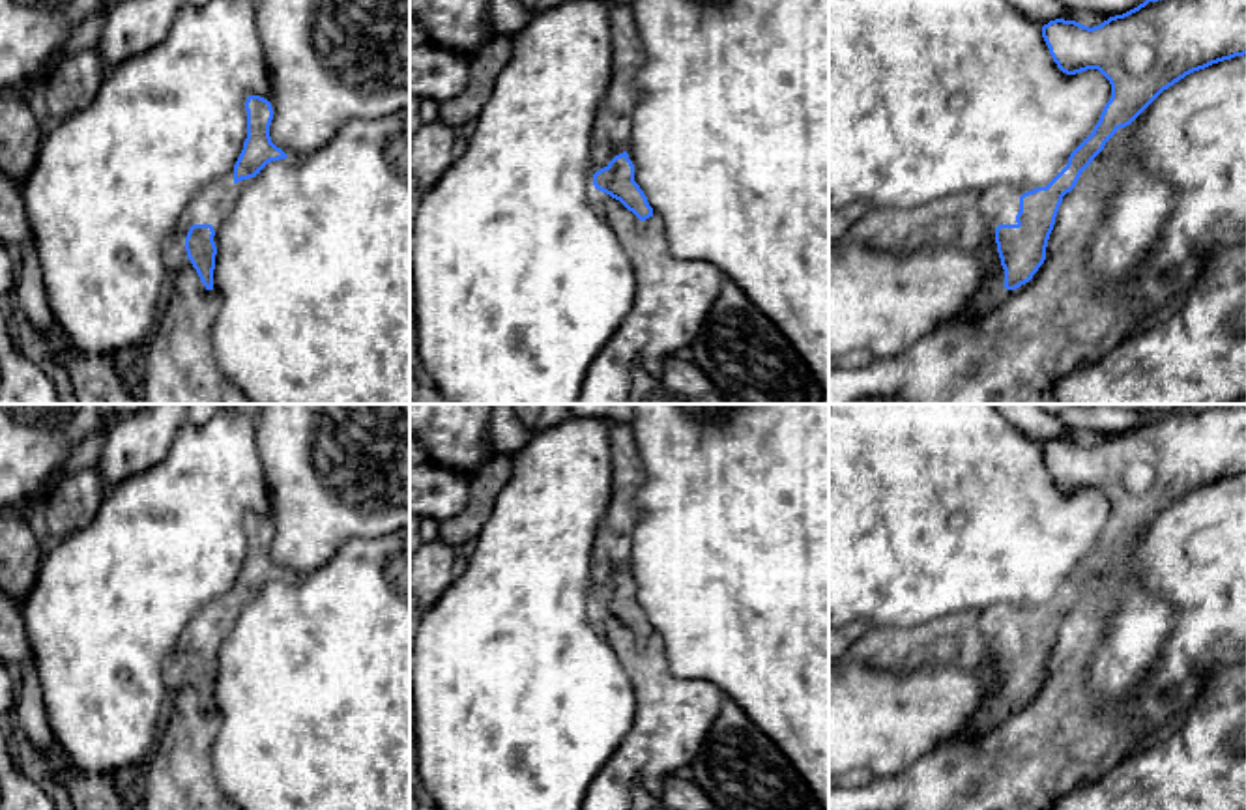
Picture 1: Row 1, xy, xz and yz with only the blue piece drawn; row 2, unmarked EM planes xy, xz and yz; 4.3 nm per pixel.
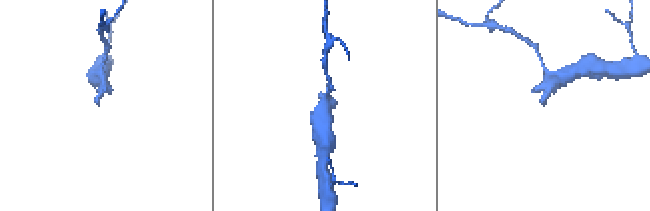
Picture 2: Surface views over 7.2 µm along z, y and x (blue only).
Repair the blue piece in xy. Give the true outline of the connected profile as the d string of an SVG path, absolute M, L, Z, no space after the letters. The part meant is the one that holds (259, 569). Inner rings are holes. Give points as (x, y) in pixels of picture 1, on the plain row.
M249 514L247 529L247 557L243 569L234 584L234 602L254 597L260 589L288 574L271 561L269 544L273 539L271 522L260 514Z

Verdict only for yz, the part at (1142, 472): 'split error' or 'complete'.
complete

